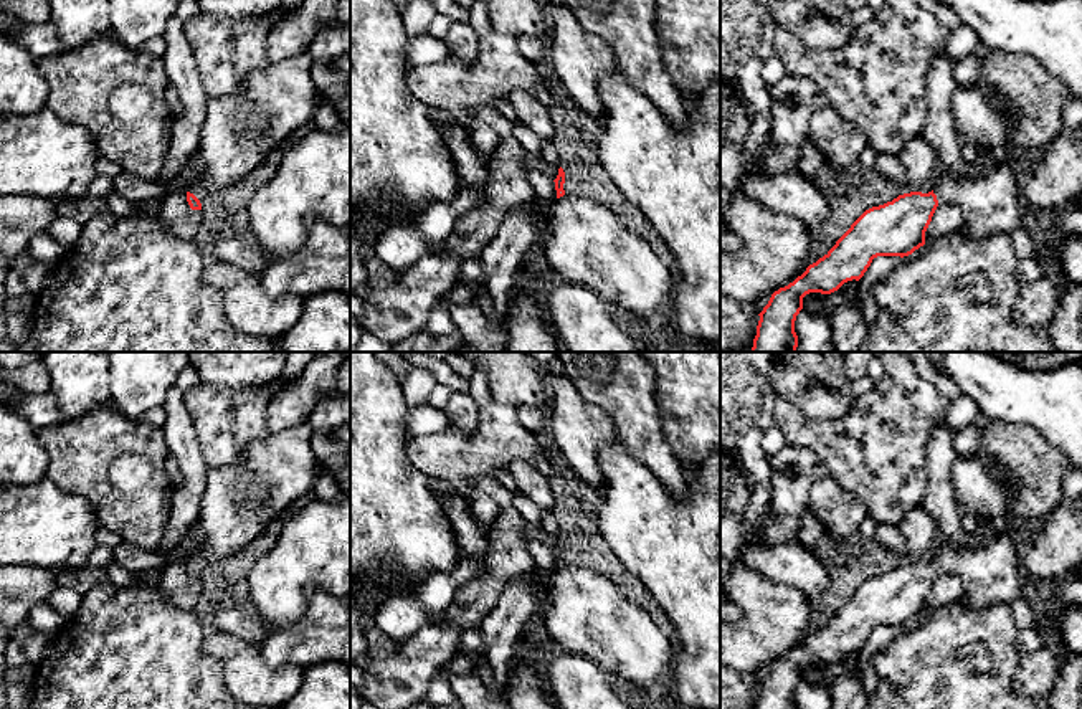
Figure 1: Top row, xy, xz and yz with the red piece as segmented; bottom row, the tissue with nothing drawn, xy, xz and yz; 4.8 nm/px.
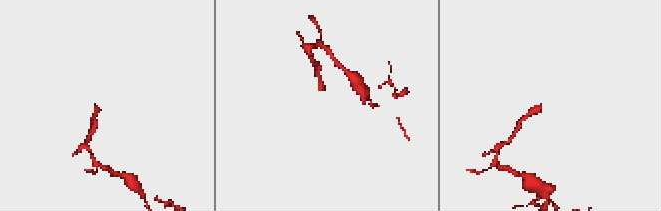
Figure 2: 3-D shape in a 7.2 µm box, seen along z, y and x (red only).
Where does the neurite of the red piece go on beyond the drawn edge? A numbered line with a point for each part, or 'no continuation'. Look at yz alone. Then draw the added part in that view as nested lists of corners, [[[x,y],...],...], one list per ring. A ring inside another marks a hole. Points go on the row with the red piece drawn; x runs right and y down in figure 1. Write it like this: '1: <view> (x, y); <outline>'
1: yz (990, 202); [[[1004,154],[985,170],[955,177],[937,170],[933,193],[938,203],[955,205],[965,220],[965,230],[975,240],[996,233],[1013,235],[1029,225],[1021,200],[1024,165],[1019,154]]]

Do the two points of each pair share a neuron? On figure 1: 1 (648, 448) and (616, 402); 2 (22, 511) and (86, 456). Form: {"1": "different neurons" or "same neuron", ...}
{"1": "same neuron", "2": "different neurons"}

